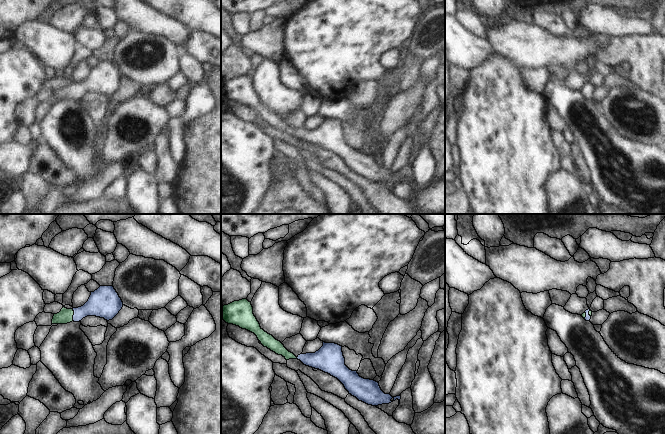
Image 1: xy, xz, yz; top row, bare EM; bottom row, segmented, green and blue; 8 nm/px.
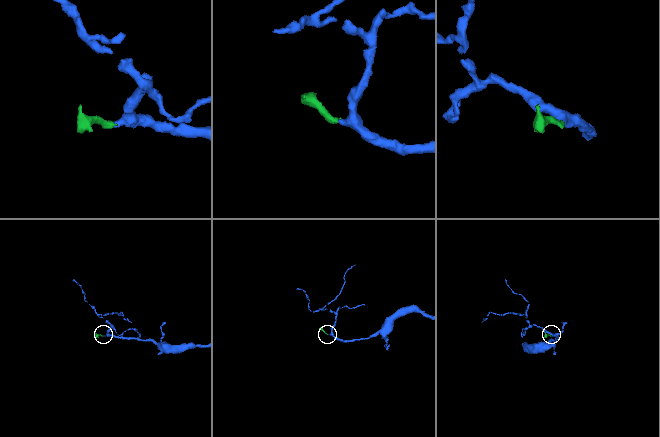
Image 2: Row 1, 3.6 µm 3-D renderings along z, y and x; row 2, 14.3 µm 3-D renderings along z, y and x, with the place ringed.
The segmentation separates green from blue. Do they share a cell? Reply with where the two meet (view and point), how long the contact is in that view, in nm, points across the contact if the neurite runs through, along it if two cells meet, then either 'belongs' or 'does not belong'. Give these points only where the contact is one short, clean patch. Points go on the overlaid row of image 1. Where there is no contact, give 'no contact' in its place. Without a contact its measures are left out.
meets green in xy at (73, 314); contact 100 nm long; runs through xy (65, 316), (73, 314), (78, 314), (102, 303); belongs

